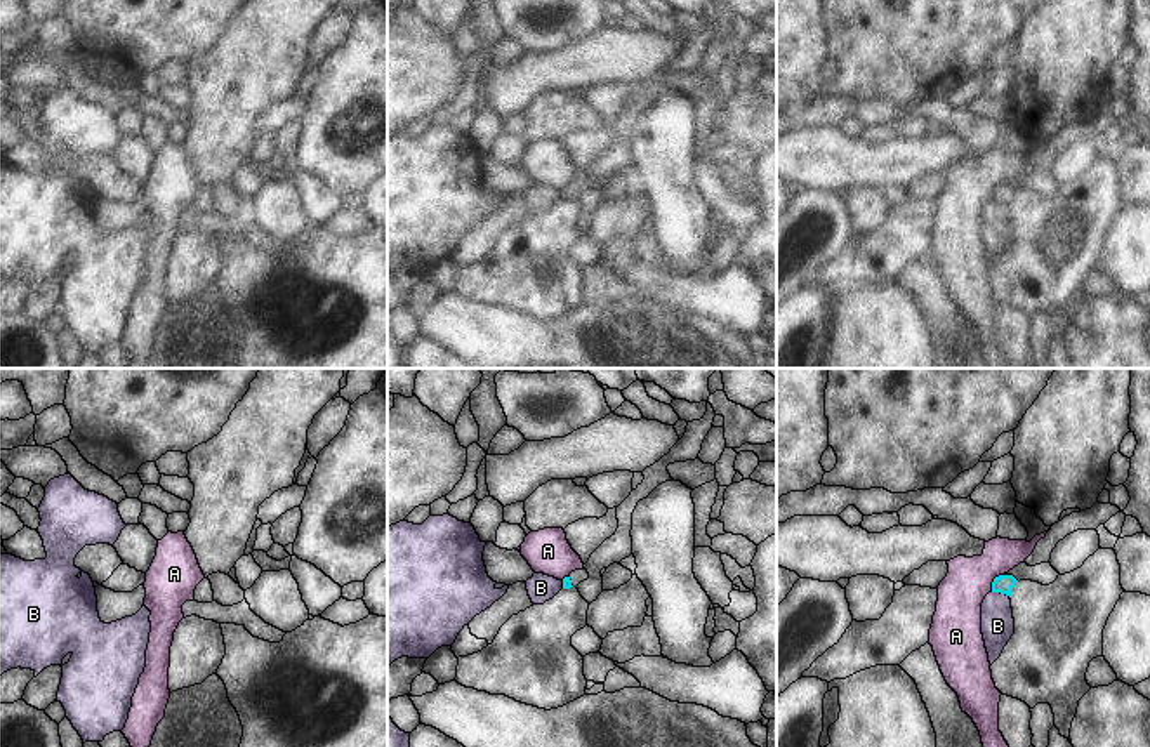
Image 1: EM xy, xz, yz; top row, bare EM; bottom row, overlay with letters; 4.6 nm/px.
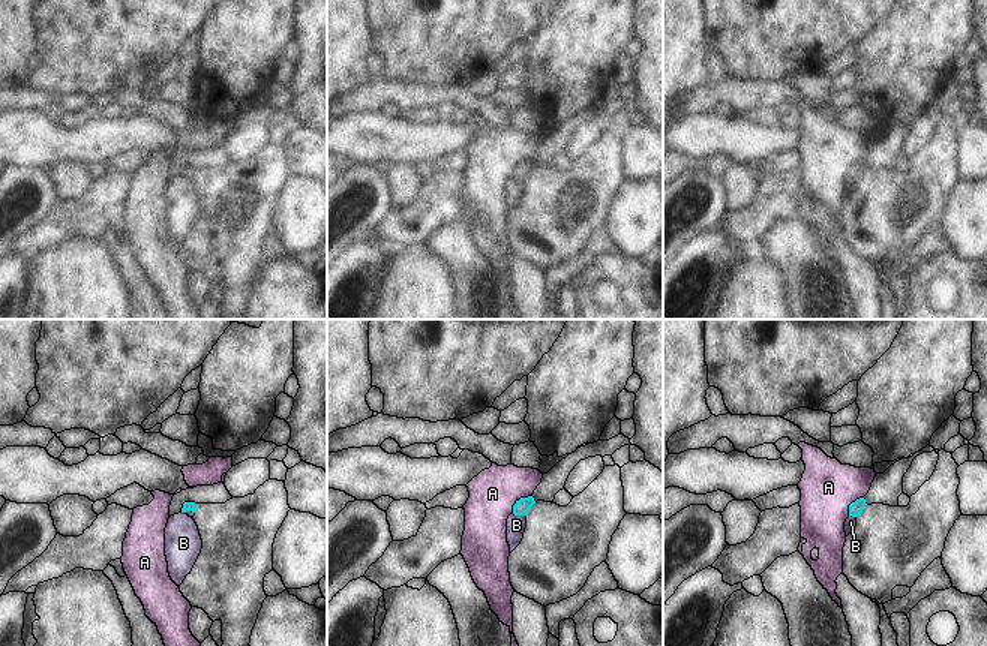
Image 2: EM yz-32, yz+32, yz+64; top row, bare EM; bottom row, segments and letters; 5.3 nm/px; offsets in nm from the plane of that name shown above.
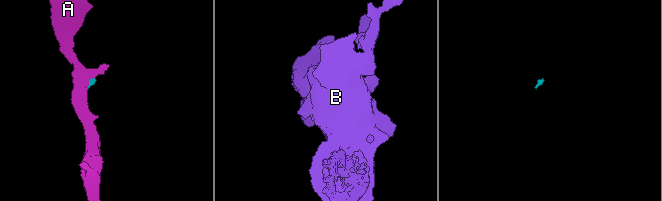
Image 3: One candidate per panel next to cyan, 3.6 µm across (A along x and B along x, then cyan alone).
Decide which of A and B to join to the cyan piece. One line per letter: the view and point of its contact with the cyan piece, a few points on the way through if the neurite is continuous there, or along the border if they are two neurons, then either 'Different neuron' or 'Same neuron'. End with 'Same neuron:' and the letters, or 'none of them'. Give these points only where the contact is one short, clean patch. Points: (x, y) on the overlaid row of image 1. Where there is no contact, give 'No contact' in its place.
A: Touches cyan at yz (994, 581). Boundary: yz (1003, 574), (994, 579), (991, 591). Different neuron
B: Touches cyan at yz (1001, 593). Boundary: yz (992, 591), (1008, 596). Different neuron
Same neuron: none of them

